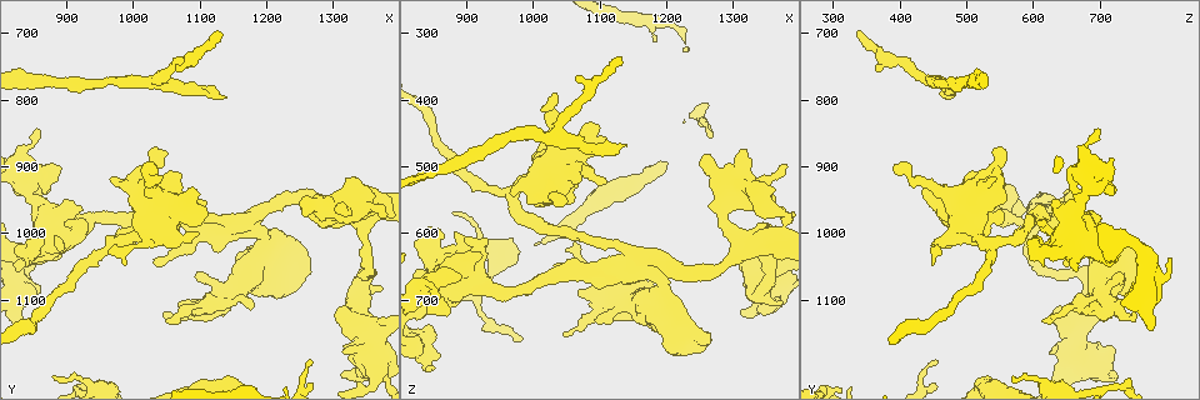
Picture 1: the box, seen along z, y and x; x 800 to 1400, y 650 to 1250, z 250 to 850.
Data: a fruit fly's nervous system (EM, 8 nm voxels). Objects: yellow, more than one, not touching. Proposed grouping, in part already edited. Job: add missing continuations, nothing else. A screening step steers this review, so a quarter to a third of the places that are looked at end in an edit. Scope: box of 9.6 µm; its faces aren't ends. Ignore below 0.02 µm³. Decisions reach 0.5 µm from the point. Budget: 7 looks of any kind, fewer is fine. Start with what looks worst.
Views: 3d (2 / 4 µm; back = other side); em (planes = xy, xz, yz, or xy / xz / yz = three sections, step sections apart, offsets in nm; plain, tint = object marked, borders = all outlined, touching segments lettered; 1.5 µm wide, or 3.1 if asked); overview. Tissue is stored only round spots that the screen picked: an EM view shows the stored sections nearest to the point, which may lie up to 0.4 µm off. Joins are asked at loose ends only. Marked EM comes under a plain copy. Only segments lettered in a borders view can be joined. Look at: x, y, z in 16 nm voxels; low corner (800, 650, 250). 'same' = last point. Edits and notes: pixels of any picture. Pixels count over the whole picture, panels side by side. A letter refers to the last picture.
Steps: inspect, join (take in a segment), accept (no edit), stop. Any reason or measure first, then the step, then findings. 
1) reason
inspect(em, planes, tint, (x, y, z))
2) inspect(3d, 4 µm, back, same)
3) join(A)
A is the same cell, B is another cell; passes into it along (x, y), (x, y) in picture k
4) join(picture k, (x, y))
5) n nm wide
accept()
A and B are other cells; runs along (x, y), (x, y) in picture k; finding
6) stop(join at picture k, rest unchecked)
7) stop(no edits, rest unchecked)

an open end
inspect(3d, 2 µm, (1135, 800, 470))

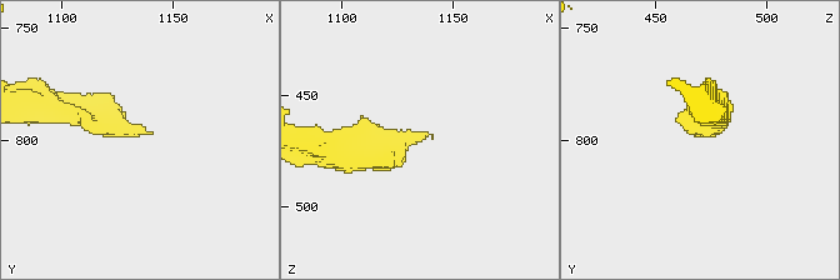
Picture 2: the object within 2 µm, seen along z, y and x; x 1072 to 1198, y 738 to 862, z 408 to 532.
shape alone is not enough
inspect(em, planes, borders, (1138, 799, 468))

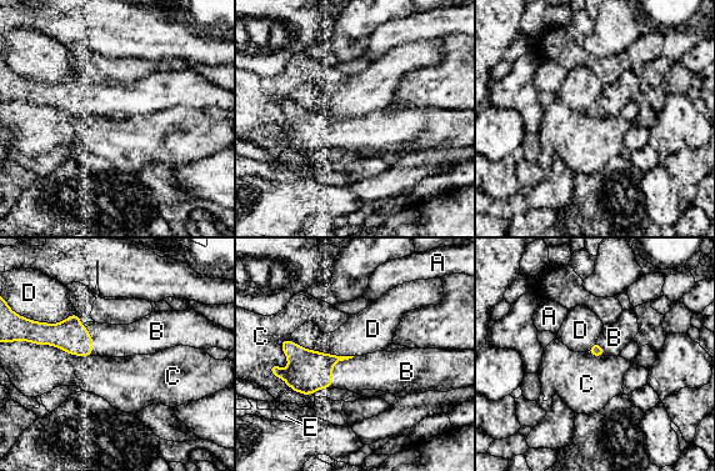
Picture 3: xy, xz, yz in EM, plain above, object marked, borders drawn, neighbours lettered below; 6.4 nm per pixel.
C touches over 400 nm
join(picture 3, (370, 371))
B is the same cell, A, C, D and E are other cells; the cell continues

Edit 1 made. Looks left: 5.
inspect(overview)

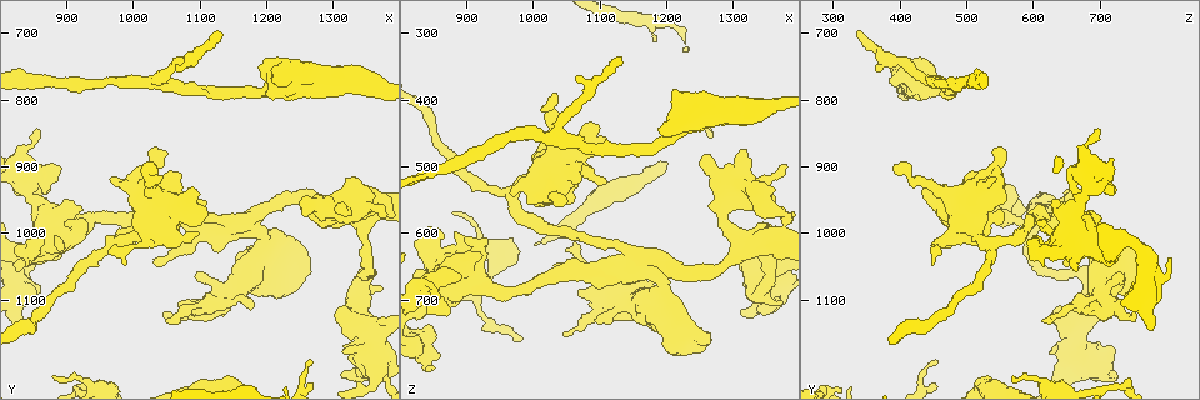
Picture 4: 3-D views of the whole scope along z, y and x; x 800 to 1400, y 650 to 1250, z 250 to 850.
branch stops here
inspect(em, planes, borders, (1130, 695, 330))

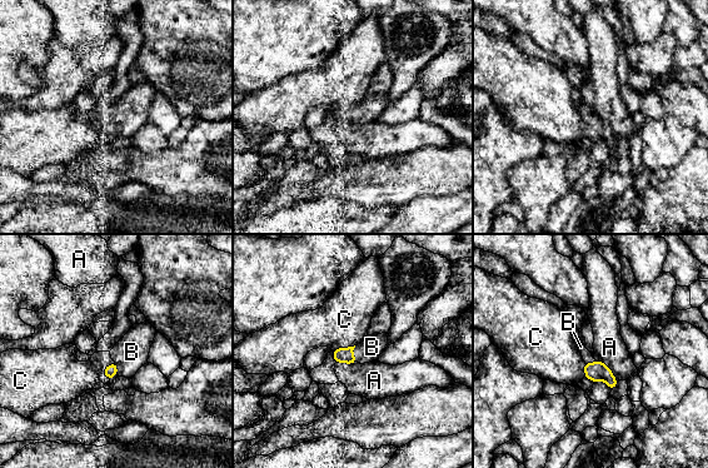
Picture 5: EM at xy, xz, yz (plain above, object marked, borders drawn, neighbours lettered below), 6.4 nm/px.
A touches over 200 nm
join(picture 5, (372, 347))
B is the same cell, A and C are other cells; the cell continues

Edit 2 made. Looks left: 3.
stop(join at picture 3, join at picture 5, rest unchecked)

